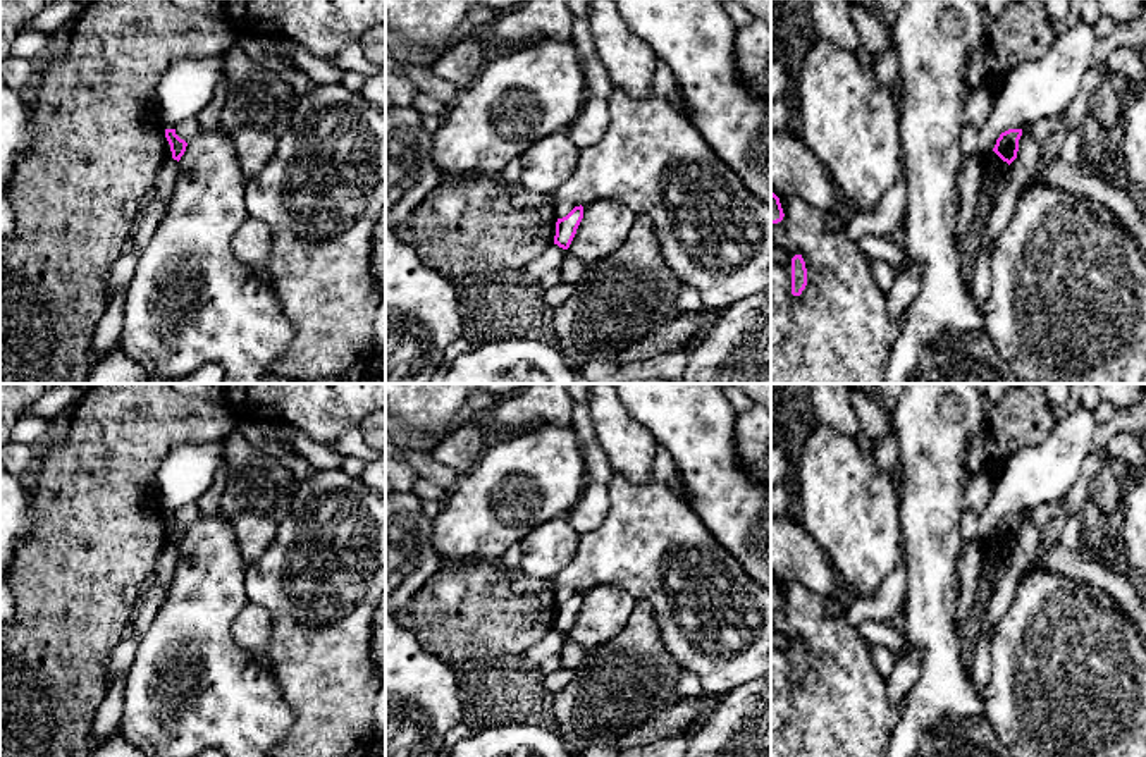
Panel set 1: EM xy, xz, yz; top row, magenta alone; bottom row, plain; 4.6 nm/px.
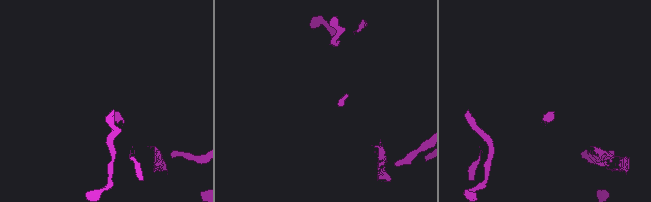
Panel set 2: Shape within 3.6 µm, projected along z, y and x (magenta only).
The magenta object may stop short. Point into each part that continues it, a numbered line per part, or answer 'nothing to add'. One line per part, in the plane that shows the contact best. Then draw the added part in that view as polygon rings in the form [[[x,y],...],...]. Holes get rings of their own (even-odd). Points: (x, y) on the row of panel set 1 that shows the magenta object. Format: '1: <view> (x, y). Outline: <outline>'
nothing to add

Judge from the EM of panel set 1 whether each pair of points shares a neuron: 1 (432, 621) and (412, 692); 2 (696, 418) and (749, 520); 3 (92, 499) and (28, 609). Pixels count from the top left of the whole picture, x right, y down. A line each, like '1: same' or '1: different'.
1: different
2: same
3: same

